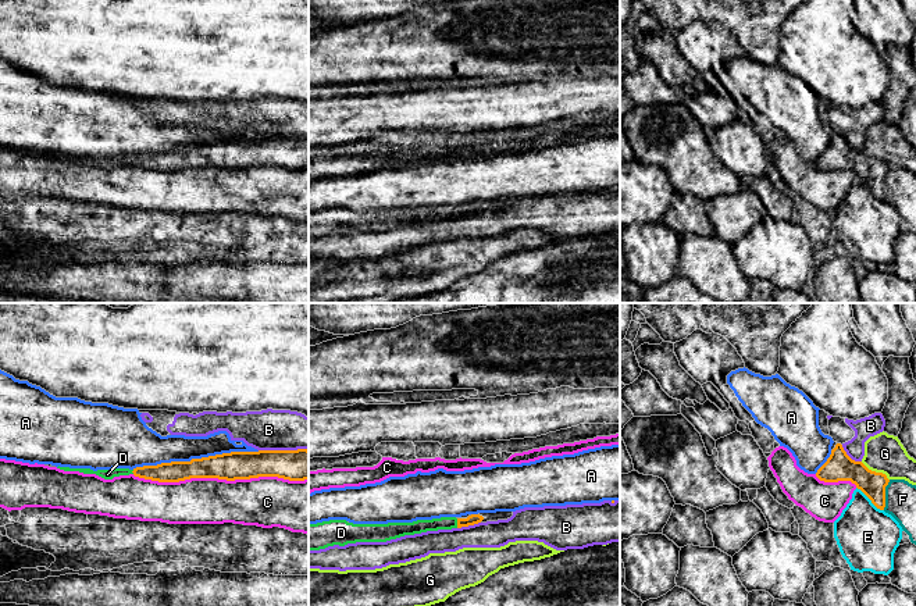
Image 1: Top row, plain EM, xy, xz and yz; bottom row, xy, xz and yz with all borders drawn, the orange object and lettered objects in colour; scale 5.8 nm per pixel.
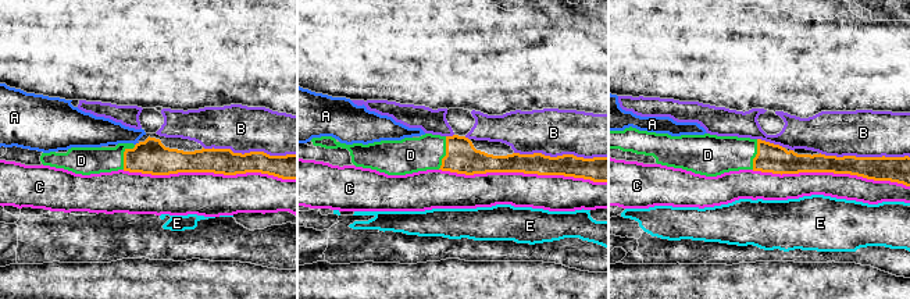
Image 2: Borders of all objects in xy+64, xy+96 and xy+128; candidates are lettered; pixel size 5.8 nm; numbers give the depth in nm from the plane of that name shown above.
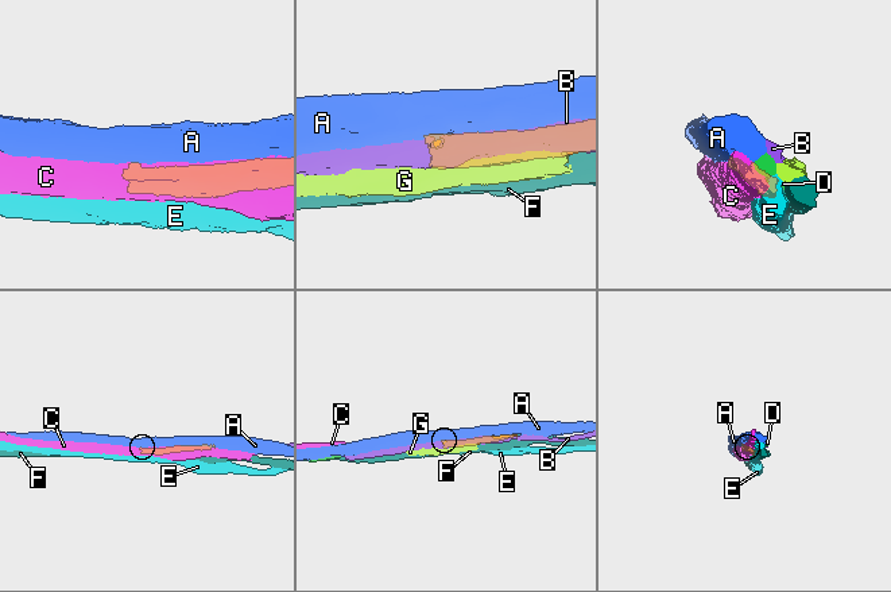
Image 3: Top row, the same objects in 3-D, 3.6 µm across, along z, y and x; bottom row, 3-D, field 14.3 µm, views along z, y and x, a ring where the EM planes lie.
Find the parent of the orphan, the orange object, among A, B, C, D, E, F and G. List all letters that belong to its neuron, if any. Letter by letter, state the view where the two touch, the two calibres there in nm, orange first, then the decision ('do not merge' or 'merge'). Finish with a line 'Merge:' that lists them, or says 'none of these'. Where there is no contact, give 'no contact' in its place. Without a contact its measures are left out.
A: meets orange in xy; 160 nm thick on the orange side, 180 nm on the other; do not merge
B: meets orange in xy; 180 nm thick on the orange side, 240 nm on the other; do not merge
C: meets orange in xy; 160 nm thick on the orange side, 280 nm on the other; do not merge
D: meets orange in xz; 60 nm thick on the orange side, 80 nm on the other; merge
E: meets orange in yz; 160 nm thick on the orange side, 360 nm on the other; do not merge
F: meets orange in yz; 150 nm thick on the orange side, 180 nm on the other; do not merge
G: meets orange in yz; 160 nm thick on the orange side, 220 nm on the other; do not merge
Merge: D

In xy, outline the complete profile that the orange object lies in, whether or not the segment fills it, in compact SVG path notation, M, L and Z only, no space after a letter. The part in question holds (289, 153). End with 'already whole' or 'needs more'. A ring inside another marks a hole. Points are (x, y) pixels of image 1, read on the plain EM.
M259 139L231 140L190 150L171 150L157 154L143 154L133 158L97 158L57 156L64 160L96 163L104 168L133 163L135 165L158 170L179 171L190 167L218 167L227 170L250 168L259 165L278 165L289 170L309 168L309 139Z | needs more

